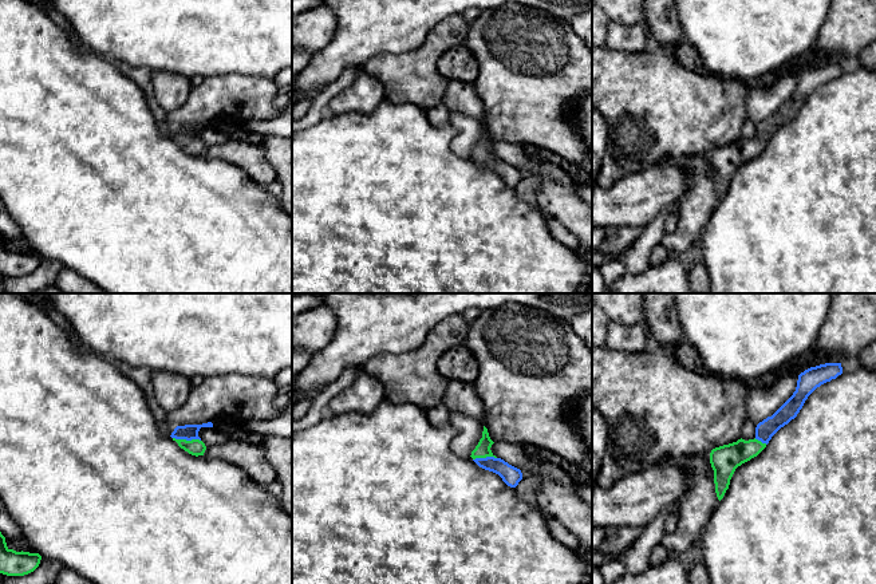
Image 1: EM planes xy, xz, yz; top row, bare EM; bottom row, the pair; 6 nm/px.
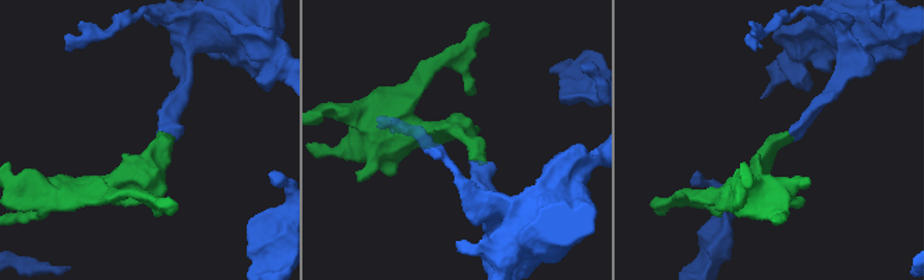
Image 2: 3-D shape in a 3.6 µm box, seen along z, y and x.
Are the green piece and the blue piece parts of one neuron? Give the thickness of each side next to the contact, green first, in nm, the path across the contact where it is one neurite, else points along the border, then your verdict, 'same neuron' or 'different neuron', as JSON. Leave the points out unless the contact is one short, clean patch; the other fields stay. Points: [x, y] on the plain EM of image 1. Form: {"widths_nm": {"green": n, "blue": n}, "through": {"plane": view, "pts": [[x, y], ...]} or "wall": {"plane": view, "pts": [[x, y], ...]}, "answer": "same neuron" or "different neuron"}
{"widths_nm": {"green": 100, "blue": 100}, "through": {"plane": "xy", "pts": [[196, 148], [185, 139], [189, 131]]}, "answer": "same neuron"}

